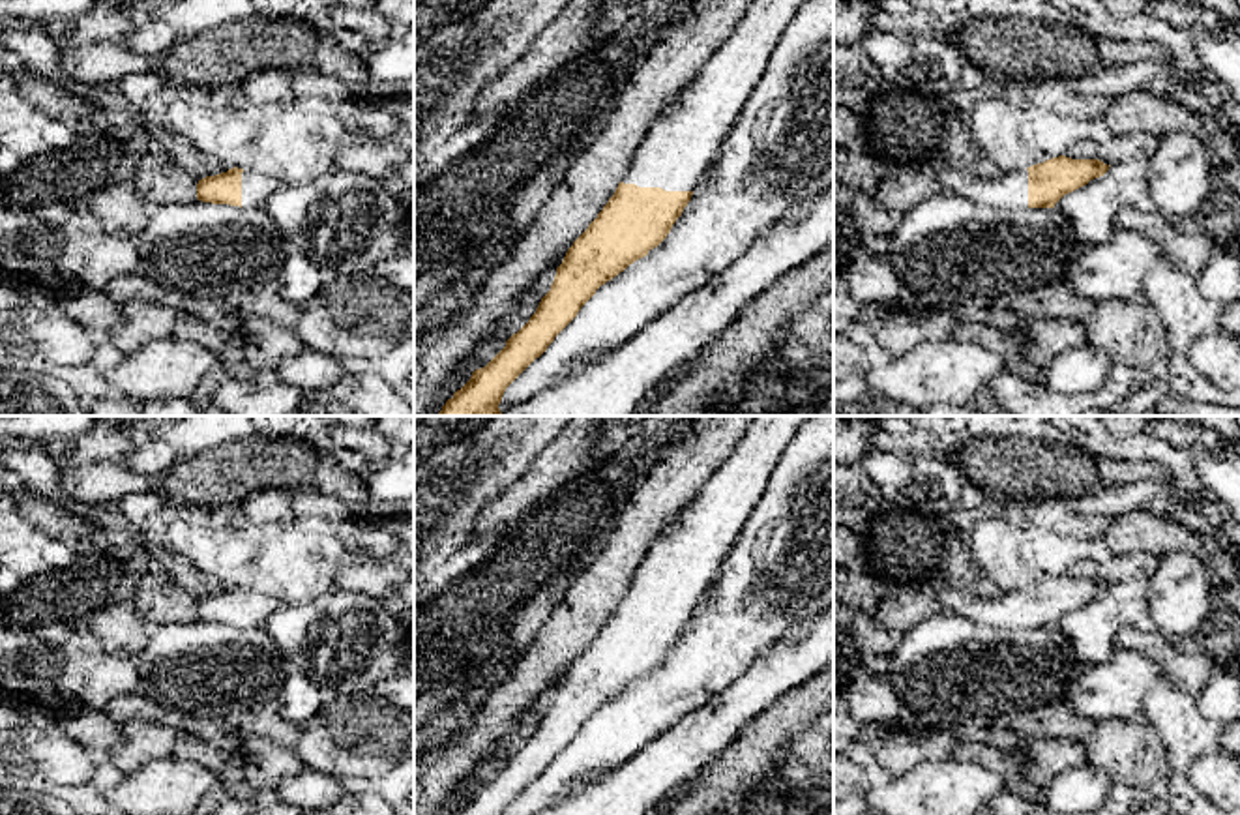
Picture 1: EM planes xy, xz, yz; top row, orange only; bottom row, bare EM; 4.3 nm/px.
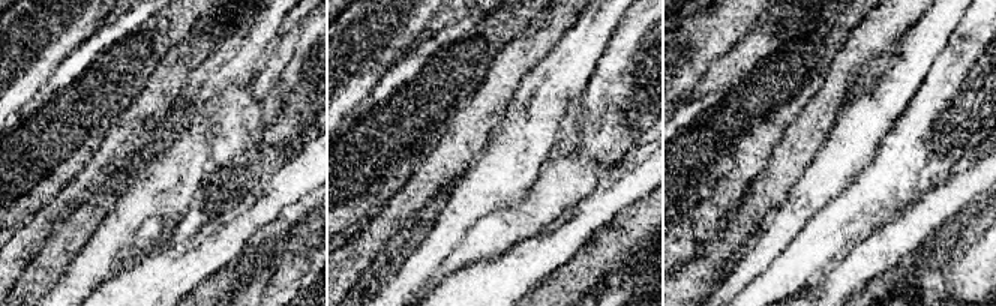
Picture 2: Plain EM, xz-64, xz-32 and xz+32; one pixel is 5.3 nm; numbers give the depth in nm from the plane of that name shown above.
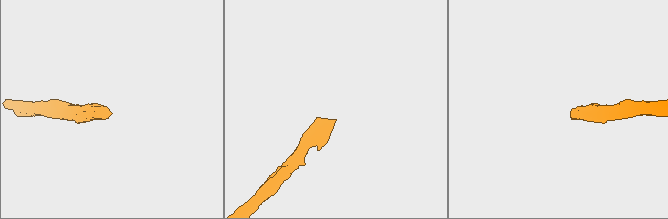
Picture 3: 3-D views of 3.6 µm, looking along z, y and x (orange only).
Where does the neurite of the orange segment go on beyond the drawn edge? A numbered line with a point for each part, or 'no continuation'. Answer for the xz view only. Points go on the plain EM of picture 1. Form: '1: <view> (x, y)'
1: xz (677, 570)

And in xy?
1: xy (255, 607)

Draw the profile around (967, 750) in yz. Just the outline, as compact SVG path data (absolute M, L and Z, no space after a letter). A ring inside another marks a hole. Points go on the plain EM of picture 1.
M959 740L953 757L957 761L974 761L1004 778L1006 789L1032 802L1043 802L1043 789L1023 776L1023 761L1017 753L995 749L978 740Z

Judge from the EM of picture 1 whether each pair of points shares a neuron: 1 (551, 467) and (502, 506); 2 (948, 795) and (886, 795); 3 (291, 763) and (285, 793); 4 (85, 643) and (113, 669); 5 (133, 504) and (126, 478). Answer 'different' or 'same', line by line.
1: same
2: same
3: different
4: same
5: different

